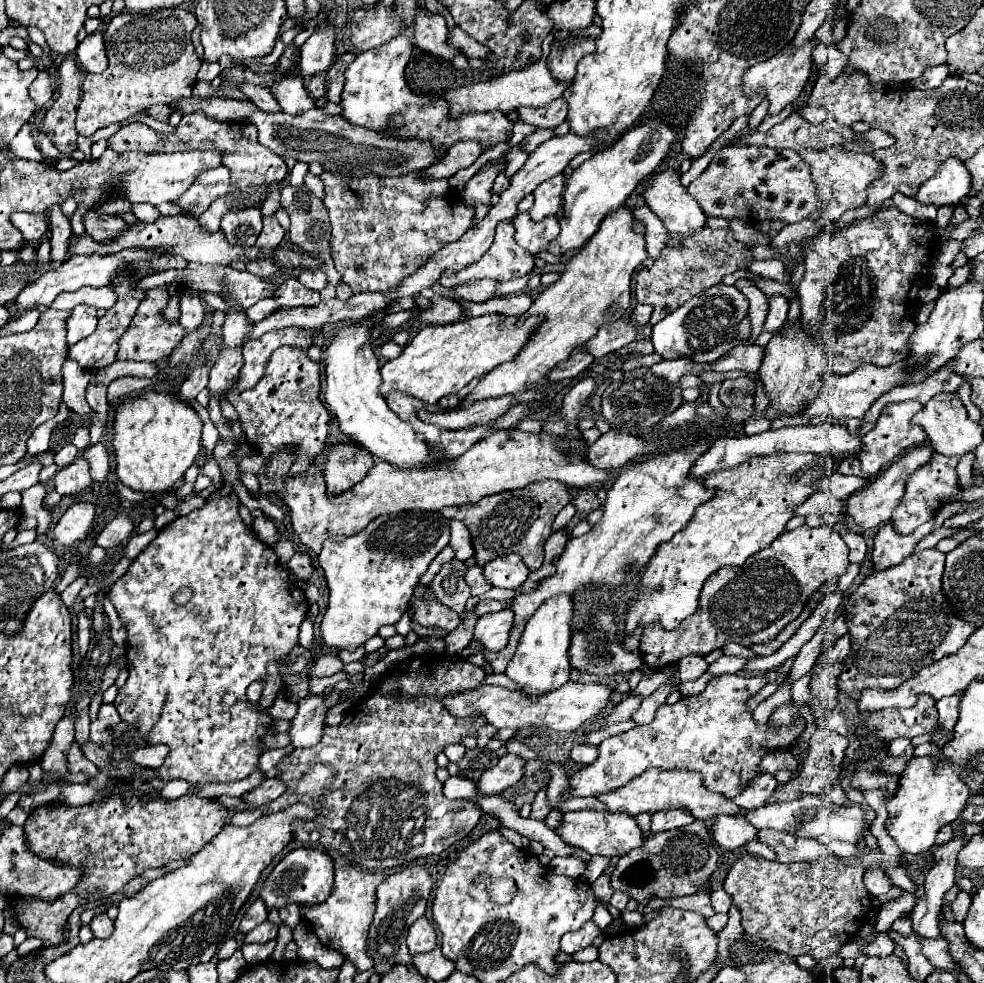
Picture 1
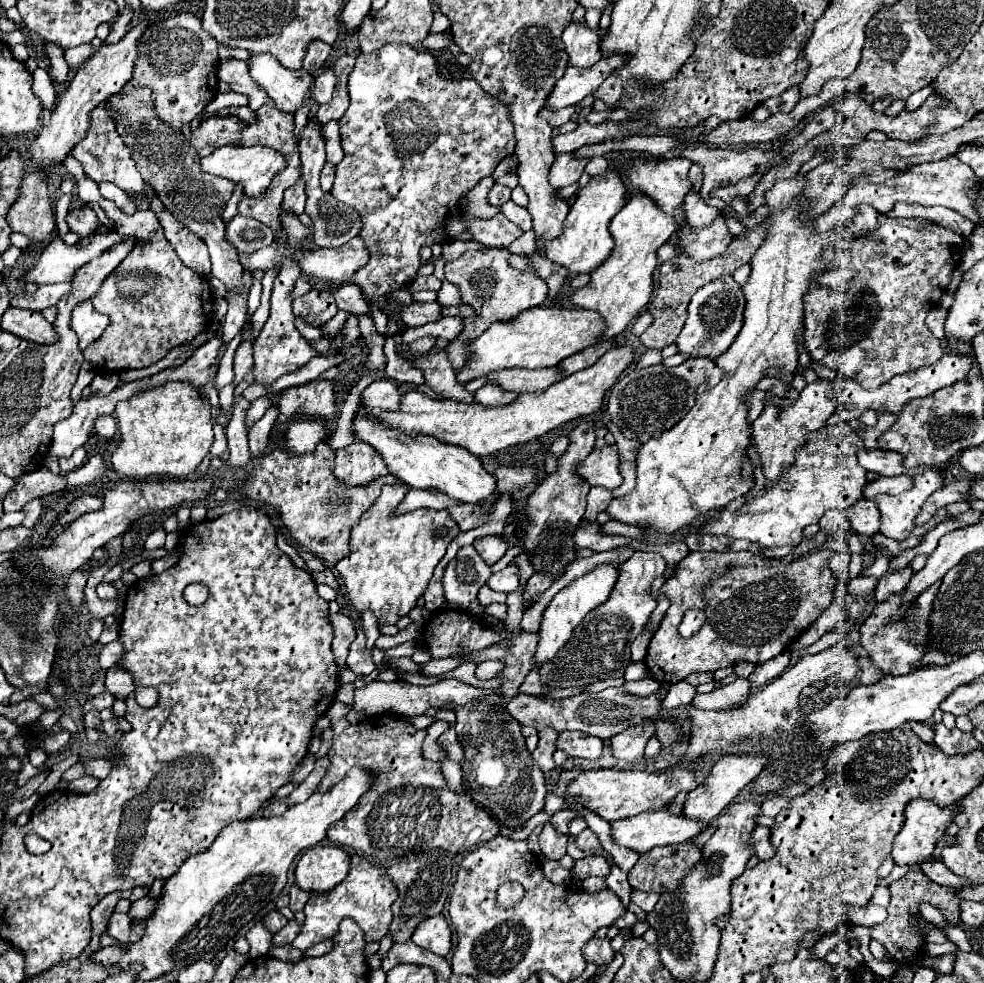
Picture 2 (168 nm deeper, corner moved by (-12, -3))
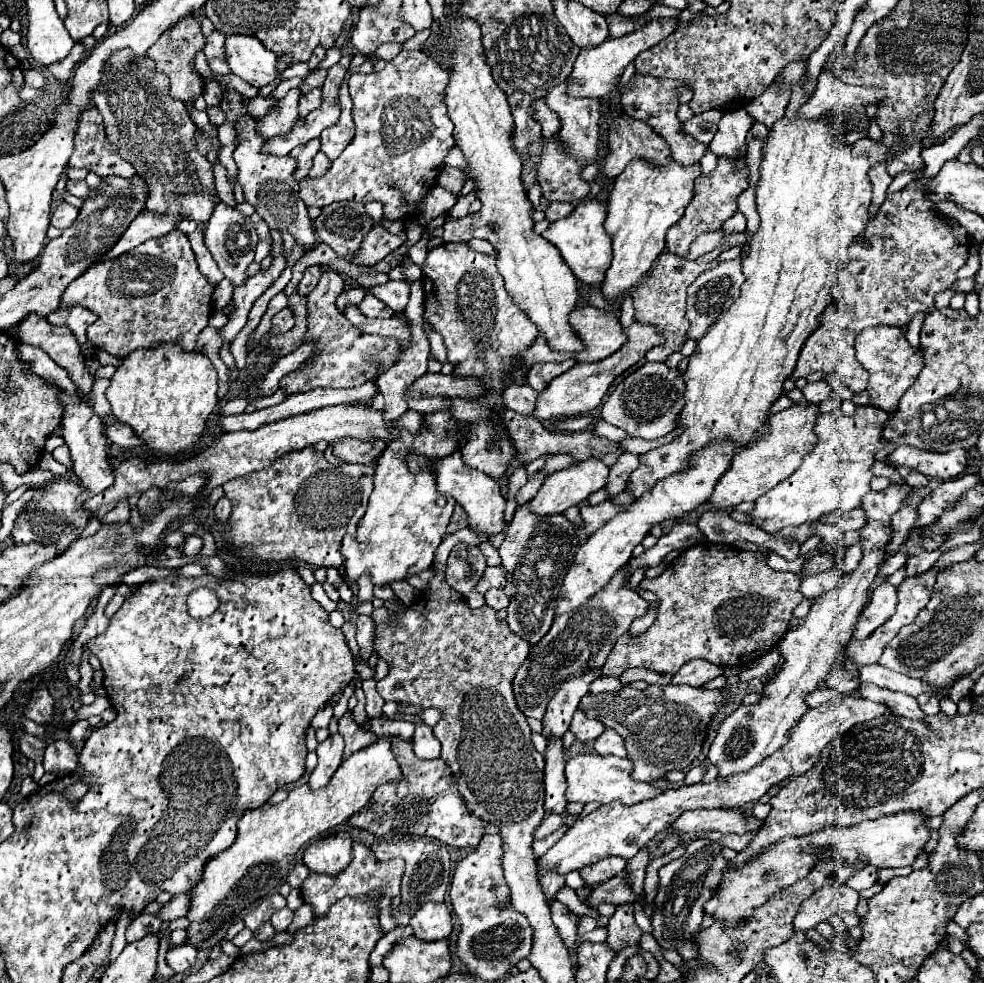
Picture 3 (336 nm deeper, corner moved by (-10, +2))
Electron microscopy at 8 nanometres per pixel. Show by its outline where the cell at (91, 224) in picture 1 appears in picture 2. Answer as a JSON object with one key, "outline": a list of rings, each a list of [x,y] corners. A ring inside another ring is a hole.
{"outline":[[[90,207],[72,209],[72,211],[68,213],[66,221],[68,221],[68,225],[70,225],[70,231],[78,233],[80,237],[84,237],[84,235],[94,235],[94,233],[102,227],[102,223],[98,221],[96,213],[94,213]]]}

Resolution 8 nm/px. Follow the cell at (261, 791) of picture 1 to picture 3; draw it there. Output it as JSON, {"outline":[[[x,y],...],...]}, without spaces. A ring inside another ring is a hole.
{"outline":[[[330,734],[324,742],[318,744],[316,754],[318,754],[318,764],[314,768],[314,772],[310,774],[310,788],[318,790],[322,786],[328,784],[328,780],[332,778],[332,774],[336,772],[336,768],[342,762],[342,752],[344,752],[344,740],[340,734]]]}

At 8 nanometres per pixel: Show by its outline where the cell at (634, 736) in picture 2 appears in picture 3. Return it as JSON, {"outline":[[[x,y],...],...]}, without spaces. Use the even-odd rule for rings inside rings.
{"outline":[[[606,728],[594,742],[594,750],[602,756],[626,756],[628,752],[624,750],[624,740],[620,738],[620,734],[612,728]]]}

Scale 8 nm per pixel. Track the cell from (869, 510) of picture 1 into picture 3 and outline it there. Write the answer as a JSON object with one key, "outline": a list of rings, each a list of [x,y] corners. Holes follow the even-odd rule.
{"outline":[[[854,508],[852,512],[830,512],[830,514],[822,516],[818,522],[838,524],[842,528],[842,532],[846,532],[846,530],[860,530],[862,522],[864,522],[864,510],[862,508]]]}

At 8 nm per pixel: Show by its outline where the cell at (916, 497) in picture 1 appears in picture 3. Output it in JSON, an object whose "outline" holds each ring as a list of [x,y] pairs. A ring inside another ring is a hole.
{"outline":[[[890,484],[882,492],[868,492],[862,500],[862,508],[866,512],[866,524],[858,530],[860,546],[862,546],[862,560],[856,570],[842,574],[836,588],[826,594],[814,598],[810,612],[800,618],[798,628],[788,630],[782,640],[778,642],[778,650],[784,656],[782,672],[764,688],[764,700],[756,706],[740,706],[734,714],[730,714],[718,728],[718,736],[710,746],[708,760],[718,766],[720,776],[738,774],[750,770],[774,750],[778,750],[788,740],[788,730],[806,714],[808,706],[804,704],[804,696],[816,690],[818,682],[826,680],[830,666],[836,660],[836,652],[842,648],[840,640],[850,638],[850,626],[858,620],[858,614],[868,602],[870,586],[878,574],[880,564],[884,562],[884,546],[890,540],[892,528],[890,518],[902,506],[910,486]]]}

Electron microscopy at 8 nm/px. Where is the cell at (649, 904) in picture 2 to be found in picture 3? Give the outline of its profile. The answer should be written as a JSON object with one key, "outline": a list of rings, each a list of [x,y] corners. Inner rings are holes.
{"outline":[[[622,874],[618,878],[610,878],[602,884],[598,884],[592,892],[590,892],[590,900],[588,906],[590,908],[598,908],[602,902],[606,904],[622,904],[622,902],[636,902],[636,894],[632,892],[632,888],[626,886],[626,880],[622,878]]]}

